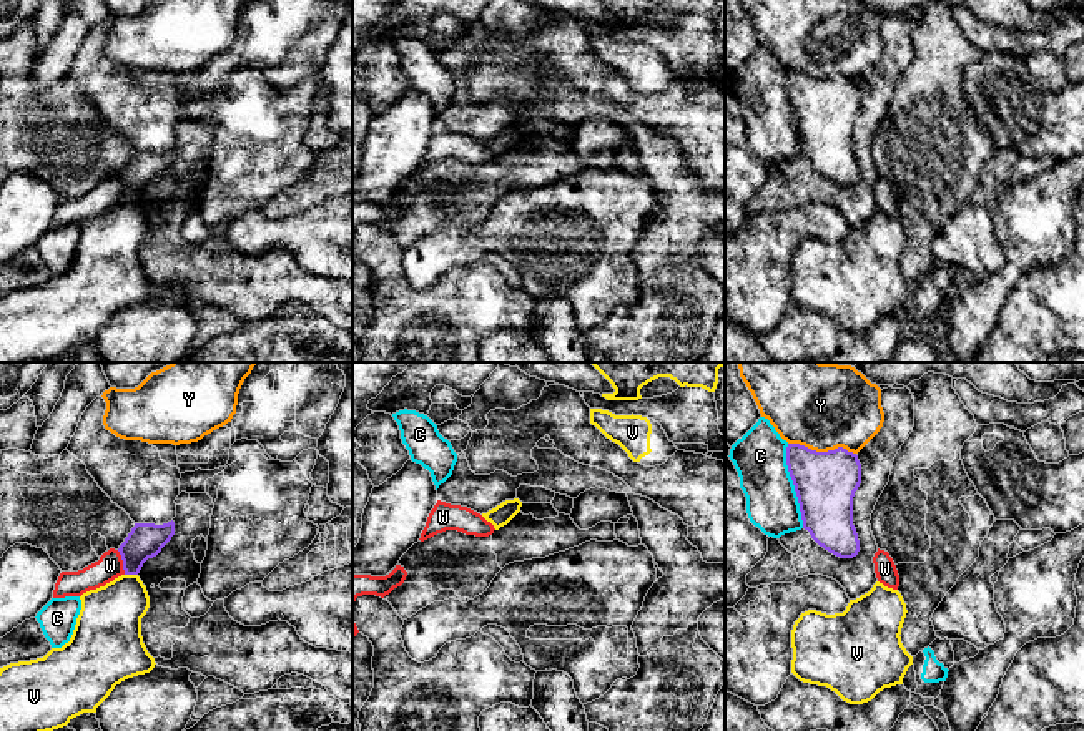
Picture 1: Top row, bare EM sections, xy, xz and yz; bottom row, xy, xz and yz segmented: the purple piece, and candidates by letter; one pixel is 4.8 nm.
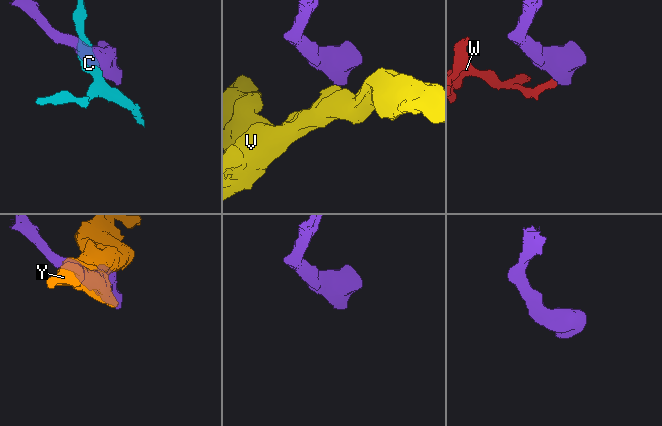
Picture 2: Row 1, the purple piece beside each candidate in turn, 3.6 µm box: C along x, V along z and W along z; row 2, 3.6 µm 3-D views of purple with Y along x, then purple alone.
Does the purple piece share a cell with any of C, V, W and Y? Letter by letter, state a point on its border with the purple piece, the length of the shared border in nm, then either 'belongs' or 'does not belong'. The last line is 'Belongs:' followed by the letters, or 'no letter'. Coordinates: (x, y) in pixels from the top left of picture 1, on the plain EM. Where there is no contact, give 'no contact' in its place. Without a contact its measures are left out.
C: meets purple in yz at (793, 112); contact 420 nm long; does not belong
V: meets purple in xy at (132, 201); contact 60 nm long; does not belong
W: meets purple in xy at (123, 190); contact 130 nm long; does not belong
Y: meets purple in yz at (822, 80); contact 340 nm long; does not belong
Belongs: no letter

